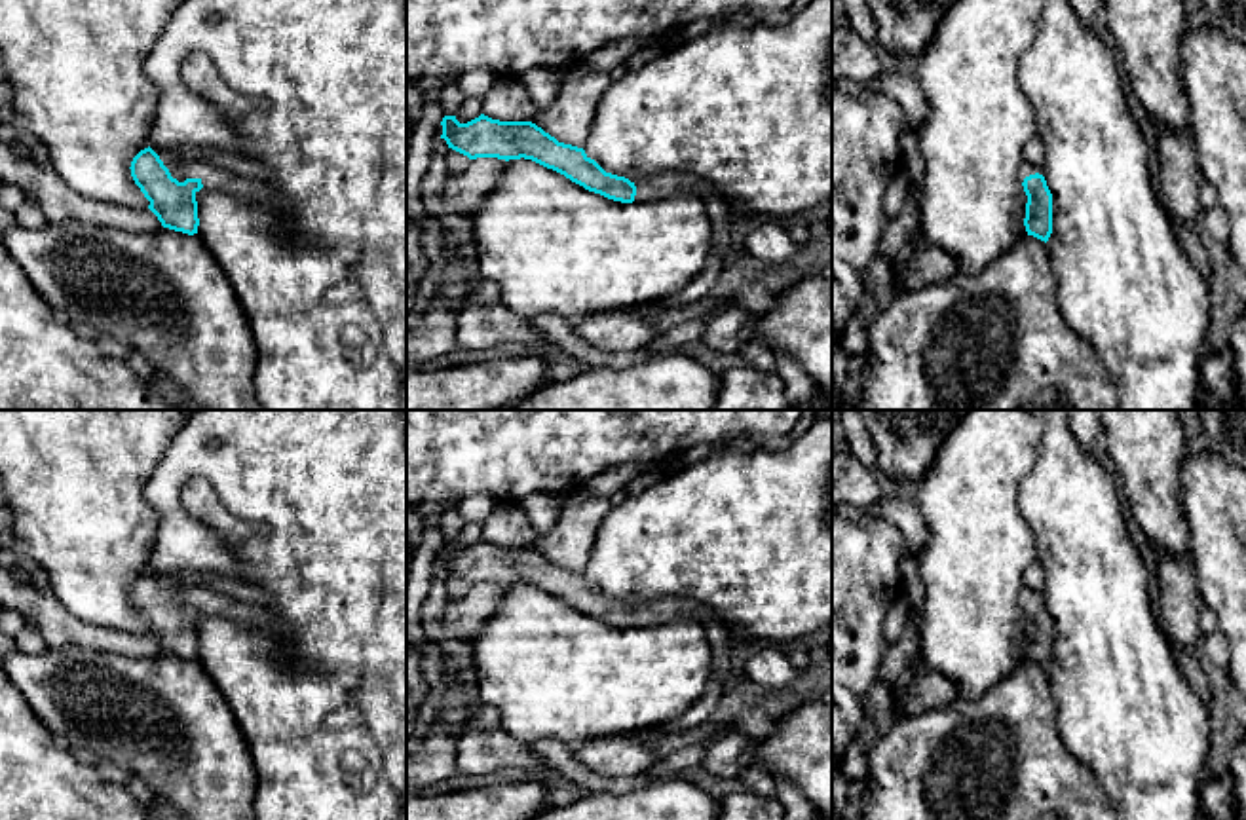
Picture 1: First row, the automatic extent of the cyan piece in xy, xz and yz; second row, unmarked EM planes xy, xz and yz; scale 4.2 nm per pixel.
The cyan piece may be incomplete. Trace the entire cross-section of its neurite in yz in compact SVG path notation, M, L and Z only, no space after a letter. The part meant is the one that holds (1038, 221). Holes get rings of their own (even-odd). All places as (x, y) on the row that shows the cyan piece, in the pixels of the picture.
M1022 161L1020 182L1028 196L1024 218L1026 232L1047 243L1052 233L1052 194L1043 177L1043 167Z

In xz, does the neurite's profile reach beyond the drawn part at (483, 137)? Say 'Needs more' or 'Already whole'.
Needs more

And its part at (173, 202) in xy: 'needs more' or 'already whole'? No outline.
needs more

